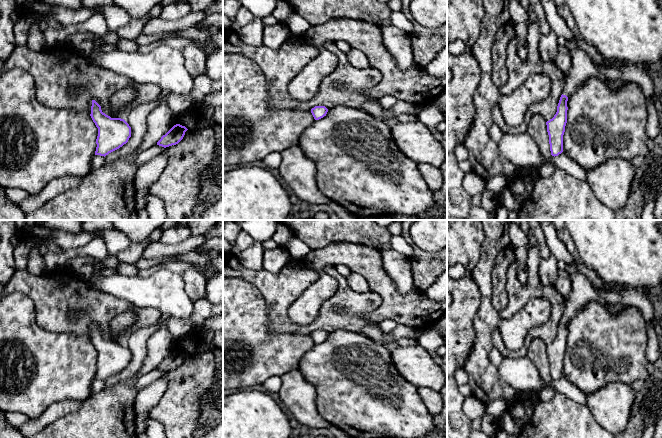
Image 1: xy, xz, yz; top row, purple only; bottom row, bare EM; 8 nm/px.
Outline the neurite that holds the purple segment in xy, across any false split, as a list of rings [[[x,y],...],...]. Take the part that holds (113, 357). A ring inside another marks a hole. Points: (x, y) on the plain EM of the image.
[[[92,324],[91,338],[98,352],[95,379],[106,380],[126,368],[131,361],[131,351],[121,342],[111,342],[102,336],[101,330]]]

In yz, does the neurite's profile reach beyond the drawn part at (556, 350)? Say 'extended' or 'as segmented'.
extended

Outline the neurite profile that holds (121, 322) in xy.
[[[132,311],[124,312],[116,316],[110,323],[110,330],[112,333],[111,342],[119,342],[118,336],[126,328],[130,327],[135,322],[135,315]]]

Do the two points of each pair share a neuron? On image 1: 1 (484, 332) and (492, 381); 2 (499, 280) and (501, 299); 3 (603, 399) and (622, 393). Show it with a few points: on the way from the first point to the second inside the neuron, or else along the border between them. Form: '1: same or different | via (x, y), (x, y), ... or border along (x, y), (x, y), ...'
1: same | via (484, 344), (483, 369)
2: same | via (499, 285), (499, 294)
3: same | via (608, 399), (615, 399), (617, 397)

